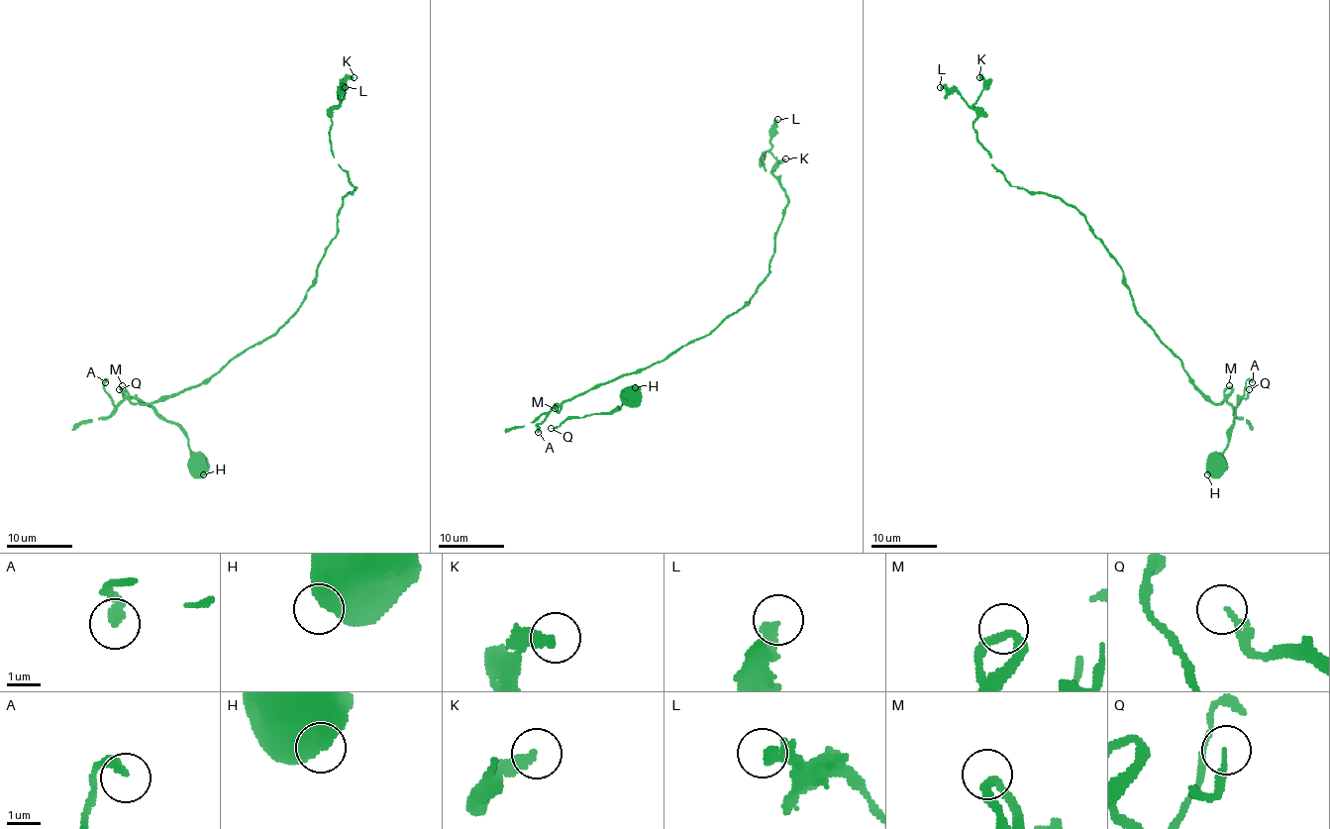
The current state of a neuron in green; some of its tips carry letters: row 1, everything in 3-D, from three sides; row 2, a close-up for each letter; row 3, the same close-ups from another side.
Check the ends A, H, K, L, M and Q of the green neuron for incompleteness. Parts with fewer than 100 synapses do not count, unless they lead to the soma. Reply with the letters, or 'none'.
none

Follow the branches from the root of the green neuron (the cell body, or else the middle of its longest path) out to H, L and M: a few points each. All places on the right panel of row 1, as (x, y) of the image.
H: (1138, 311), (1212, 402), (1221, 404), (1231, 394), (1237, 394), (1227, 447), (1222, 460), (1207, 474)
L: (1138, 311), (1121, 266), (1088, 222), (1057, 197), (1012, 186), (977, 140), (976, 112), (940, 87)
M: (1138, 311), (1180, 361), (1190, 380), (1212, 402), (1219, 404), (1224, 390), (1229, 385)

